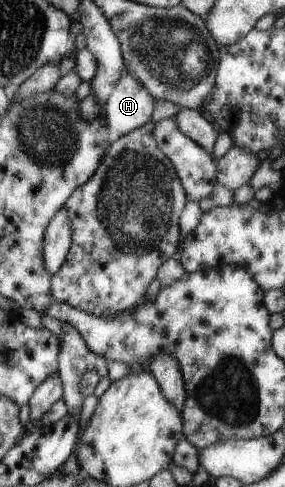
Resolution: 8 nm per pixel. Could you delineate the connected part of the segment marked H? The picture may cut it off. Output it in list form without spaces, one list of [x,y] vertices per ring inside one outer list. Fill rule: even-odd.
[[[123,71],[103,107],[109,140],[113,142],[150,121],[155,101],[138,80]]]

